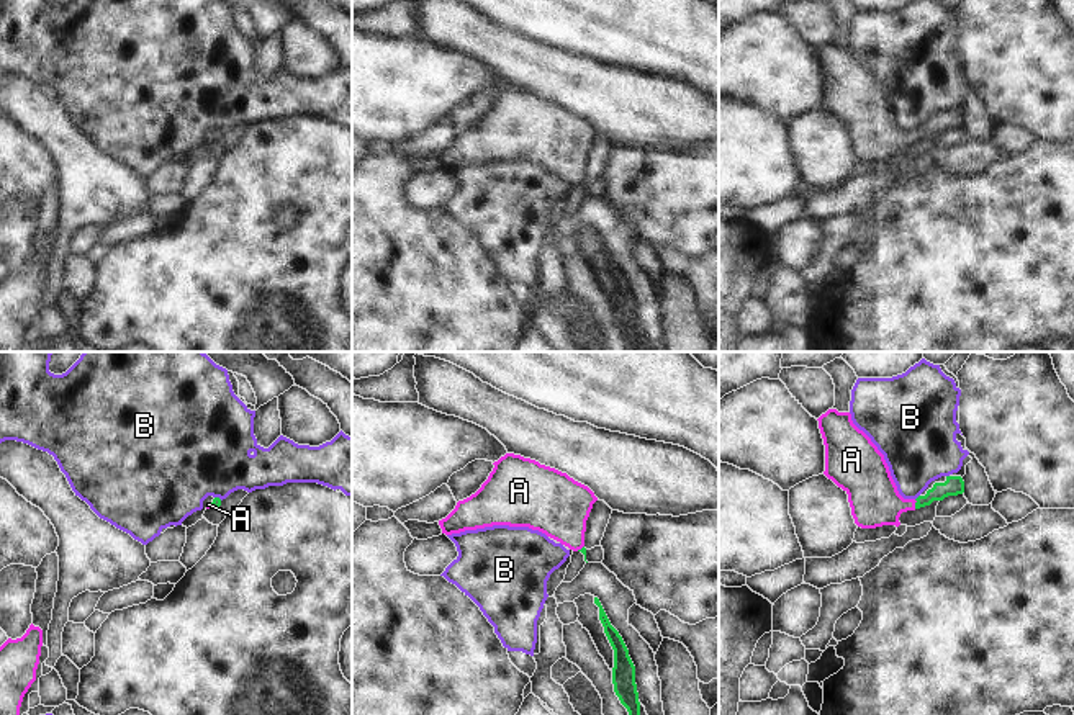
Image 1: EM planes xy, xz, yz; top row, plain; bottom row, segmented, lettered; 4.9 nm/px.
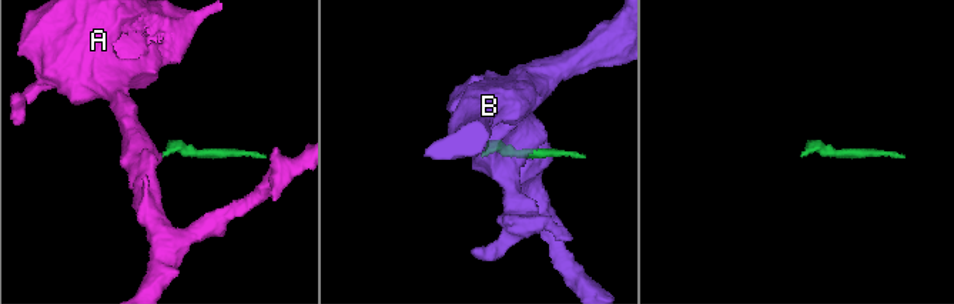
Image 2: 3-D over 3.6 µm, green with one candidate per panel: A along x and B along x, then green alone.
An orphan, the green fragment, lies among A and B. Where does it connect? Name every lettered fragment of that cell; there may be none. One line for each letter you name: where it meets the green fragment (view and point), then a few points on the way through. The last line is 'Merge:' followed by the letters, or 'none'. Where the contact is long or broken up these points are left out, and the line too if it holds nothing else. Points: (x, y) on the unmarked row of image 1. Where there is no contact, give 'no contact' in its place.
A: contact yz (916, 138); way yz (953, 118), (916, 138), (881, 138), (873, 130)
Merge: A

